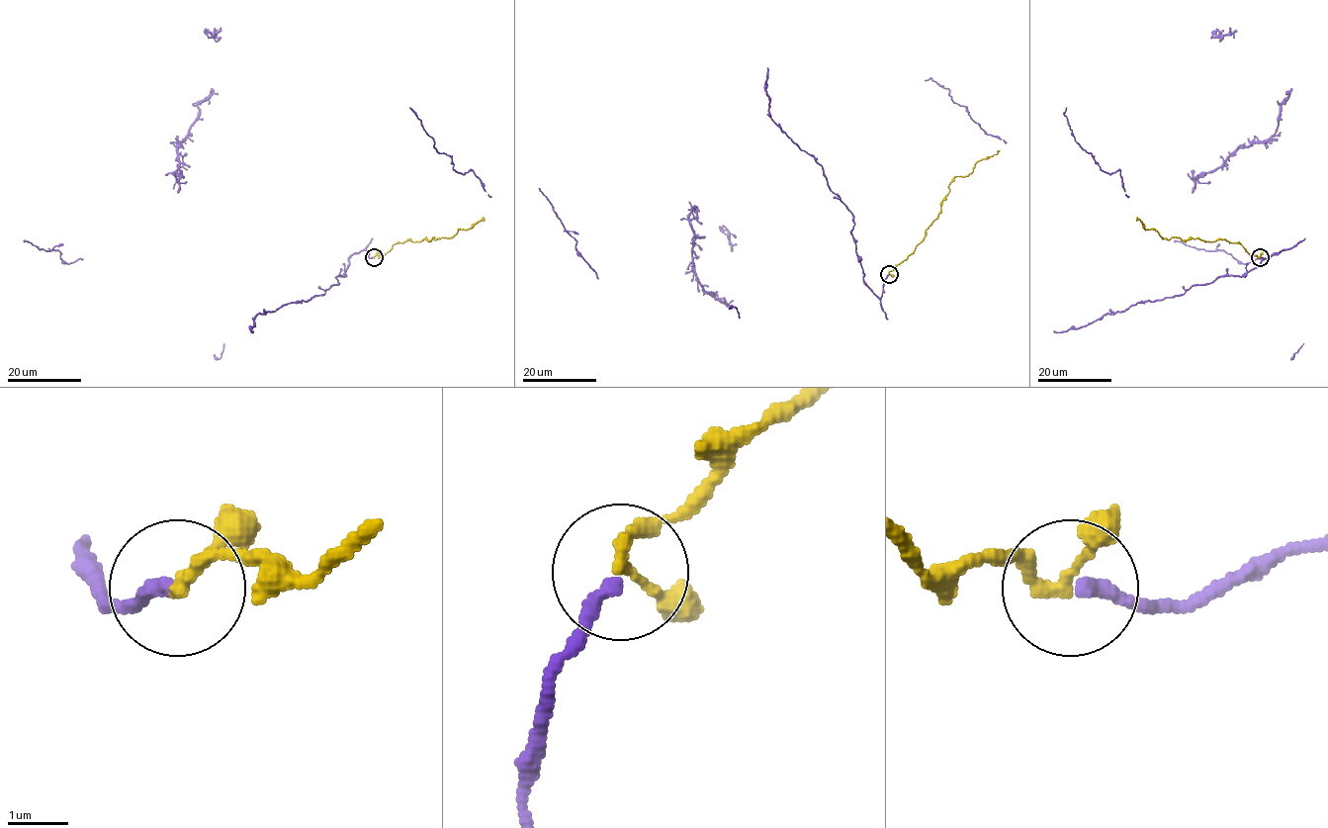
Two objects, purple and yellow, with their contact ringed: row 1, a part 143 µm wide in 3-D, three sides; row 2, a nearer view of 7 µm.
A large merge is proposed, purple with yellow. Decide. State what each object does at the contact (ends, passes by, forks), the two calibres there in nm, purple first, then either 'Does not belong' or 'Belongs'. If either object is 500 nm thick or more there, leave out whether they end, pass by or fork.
At the ring purple ends. At the ring yellow passes by. Thickness 240 nm (purple) against 180 nm. Belongs

